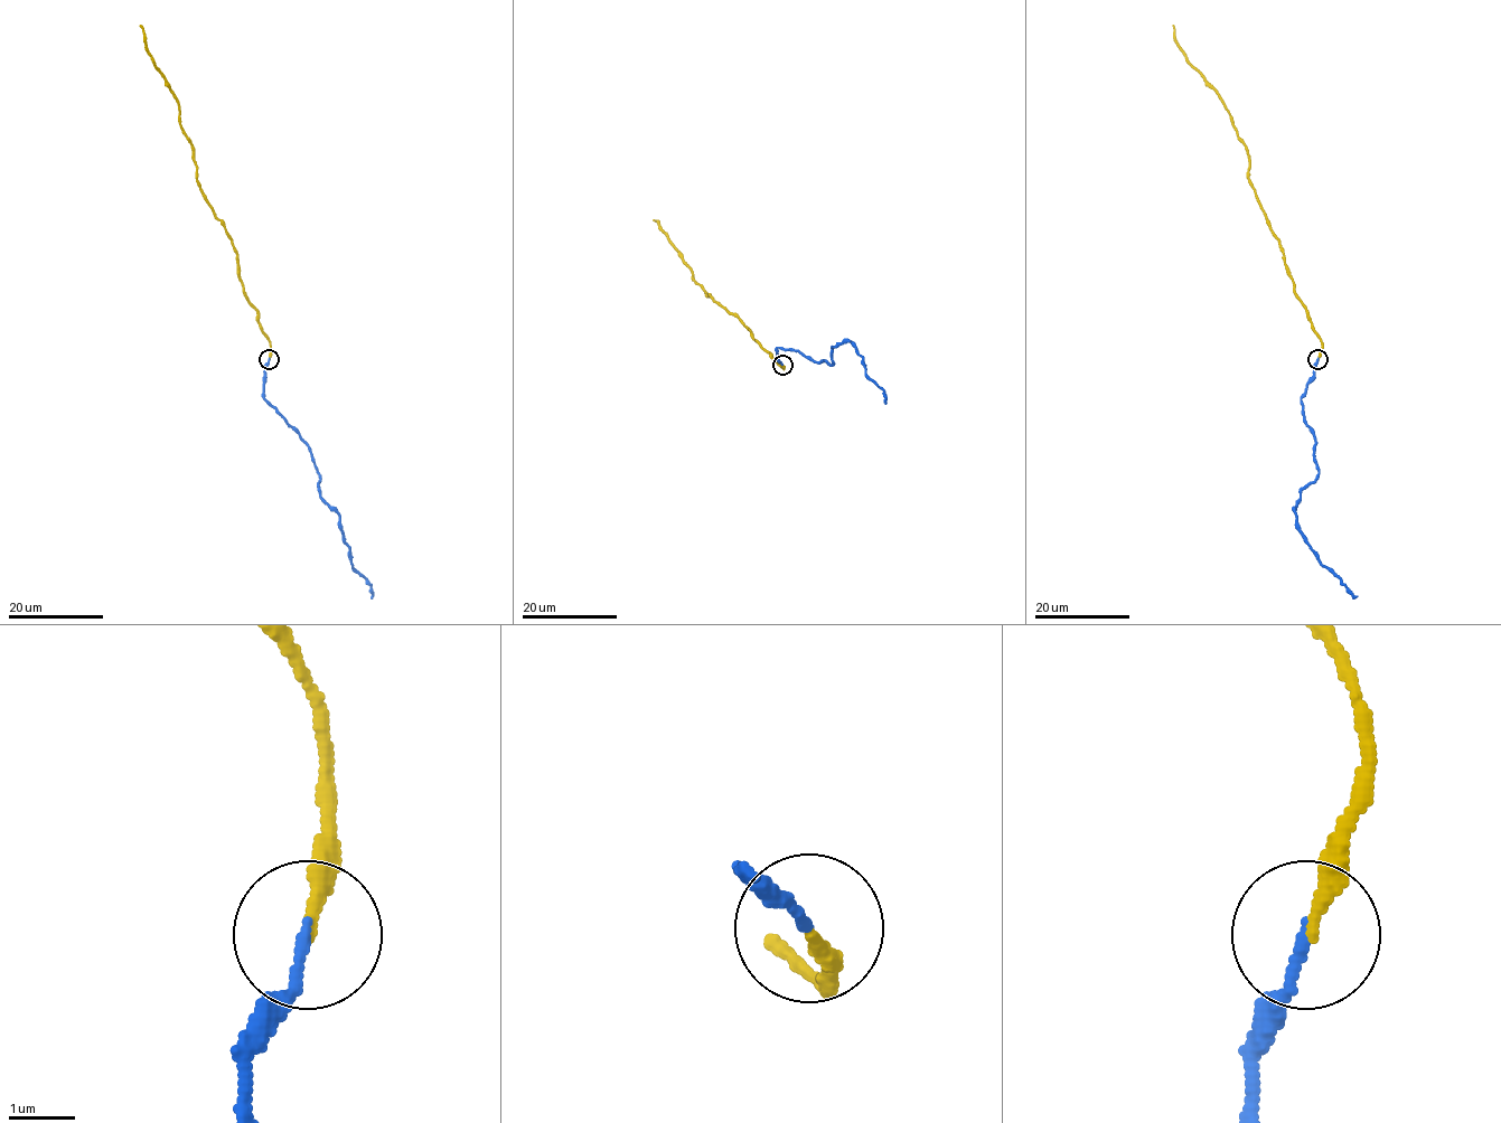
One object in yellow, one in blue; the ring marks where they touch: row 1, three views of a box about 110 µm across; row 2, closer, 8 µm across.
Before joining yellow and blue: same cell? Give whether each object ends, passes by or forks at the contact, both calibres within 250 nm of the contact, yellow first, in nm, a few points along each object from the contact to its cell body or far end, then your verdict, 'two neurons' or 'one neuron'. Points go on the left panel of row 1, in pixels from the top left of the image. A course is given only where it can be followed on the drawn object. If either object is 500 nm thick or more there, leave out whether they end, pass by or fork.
yellow ends there; blue ends there; 200 nm thick on the yellow side, 150 nm on the other; yellow runs (269, 359), (269, 338), (244, 292), (232, 238), (199, 187), (177, 98), (153, 62), (140, 25); blue runs (269, 359), (264, 398), (308, 445), (320, 479), (320, 496), (339, 515), (349, 562), (369, 585), (372, 598); one neuron

